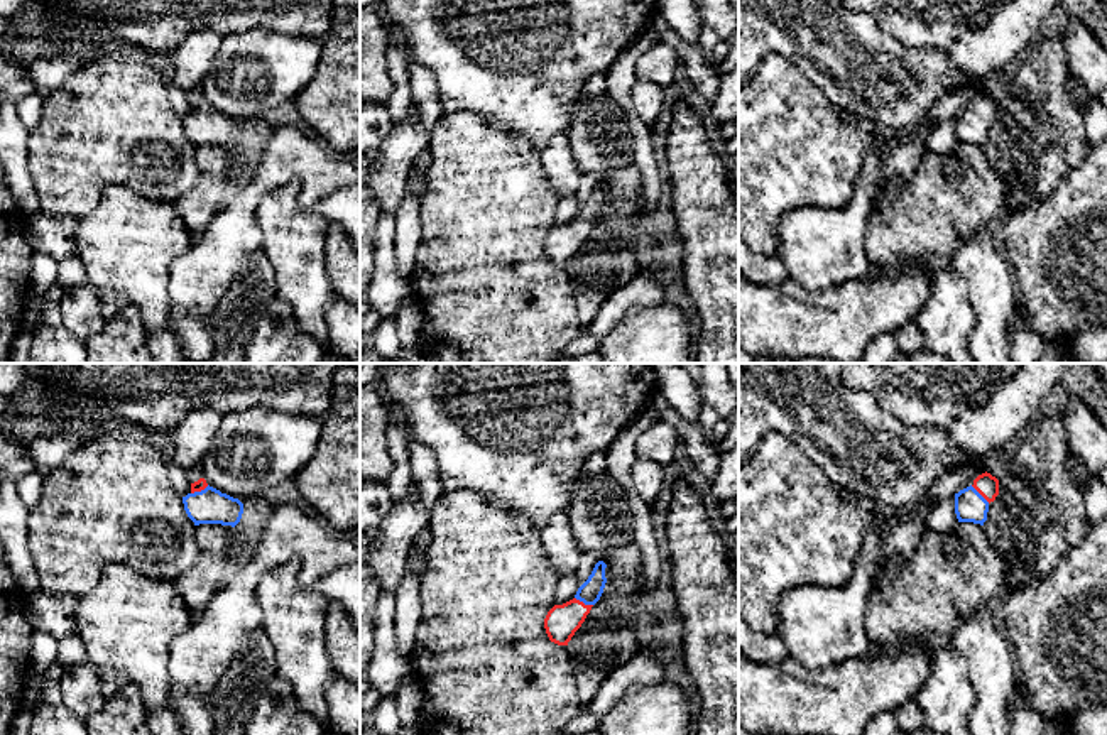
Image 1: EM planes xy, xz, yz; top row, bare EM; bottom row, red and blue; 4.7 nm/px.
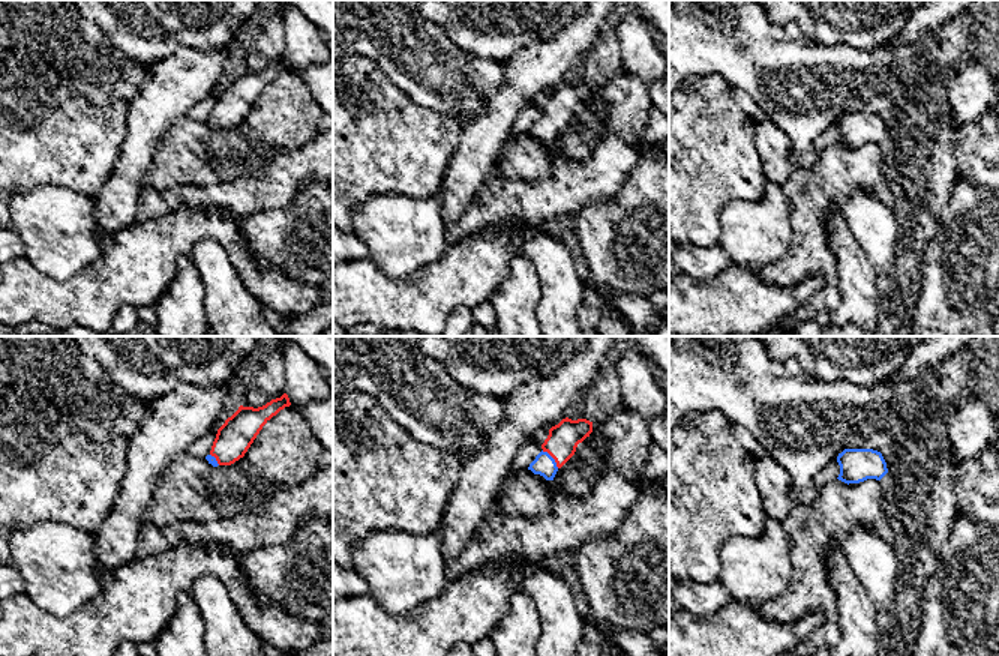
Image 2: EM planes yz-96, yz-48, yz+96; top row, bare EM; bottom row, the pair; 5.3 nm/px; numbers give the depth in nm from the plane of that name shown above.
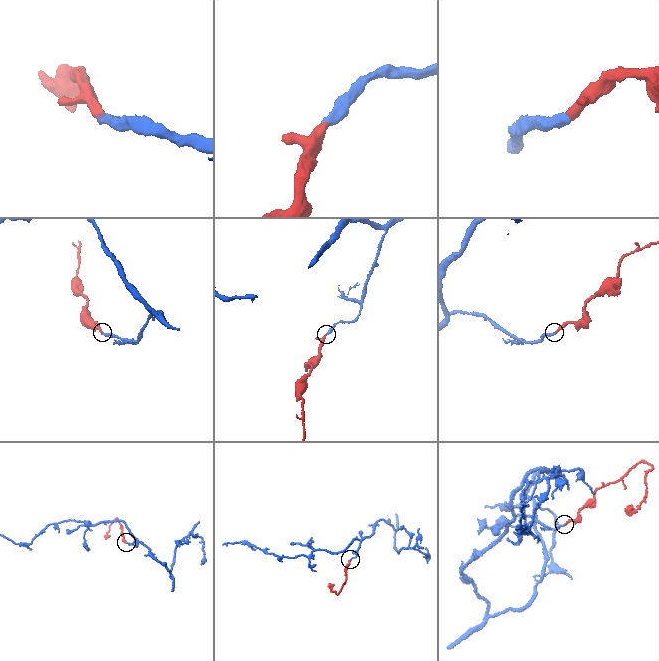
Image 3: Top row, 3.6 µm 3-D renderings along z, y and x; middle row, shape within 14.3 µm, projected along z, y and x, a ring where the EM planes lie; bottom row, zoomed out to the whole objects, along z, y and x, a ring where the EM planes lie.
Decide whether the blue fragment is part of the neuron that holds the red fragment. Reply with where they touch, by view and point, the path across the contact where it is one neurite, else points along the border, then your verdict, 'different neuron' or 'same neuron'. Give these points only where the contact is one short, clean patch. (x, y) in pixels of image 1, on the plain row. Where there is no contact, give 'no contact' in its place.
meets red in xz at (582, 223); runs through xz (561, 244), (582, 223), (590, 213); same neuron

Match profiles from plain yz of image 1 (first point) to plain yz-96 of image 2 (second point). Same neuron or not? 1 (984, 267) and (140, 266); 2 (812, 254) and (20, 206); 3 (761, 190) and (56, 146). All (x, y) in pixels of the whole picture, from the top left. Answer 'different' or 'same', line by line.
1: different
2: same
3: same

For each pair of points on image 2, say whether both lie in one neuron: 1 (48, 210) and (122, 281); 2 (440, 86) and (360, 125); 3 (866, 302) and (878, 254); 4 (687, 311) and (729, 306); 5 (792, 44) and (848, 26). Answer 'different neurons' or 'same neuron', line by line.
1: different neurons
2: different neurons
3: different neurons
4: same neuron
5: different neurons

